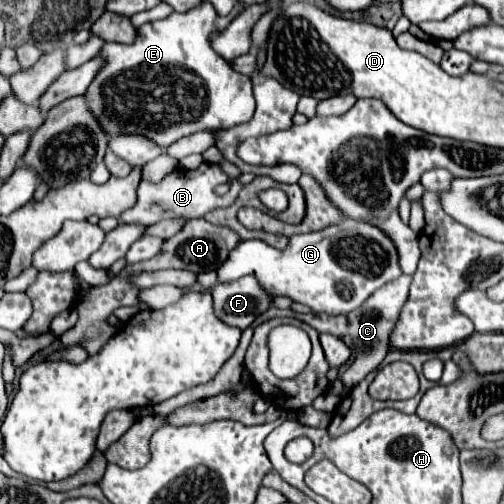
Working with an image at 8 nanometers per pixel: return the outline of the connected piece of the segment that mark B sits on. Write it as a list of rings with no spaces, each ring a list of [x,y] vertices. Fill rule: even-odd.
[[[202,162],[196,170],[174,170],[166,178],[162,178],[160,182],[142,180],[140,186],[138,186],[138,200],[136,200],[136,204],[132,208],[124,210],[120,220],[126,222],[126,224],[150,226],[150,224],[156,224],[162,218],[166,218],[166,220],[204,218],[204,214],[208,214],[208,212],[212,212],[216,208],[232,206],[232,202],[236,202],[236,198],[238,198],[242,188],[244,188],[244,184],[240,184],[238,178],[234,180],[228,174],[224,174],[220,164]],[[220,184],[228,184],[230,186],[230,190],[224,196],[218,196],[214,192],[214,188],[220,186]]]

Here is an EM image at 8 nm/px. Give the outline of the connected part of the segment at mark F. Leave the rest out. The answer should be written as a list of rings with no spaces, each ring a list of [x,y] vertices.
[[[244,276],[228,284],[218,284],[212,290],[212,298],[216,316],[240,330],[248,328],[256,316],[266,312],[274,302],[274,294],[264,290],[264,286],[260,286],[260,282],[256,282],[252,276]]]

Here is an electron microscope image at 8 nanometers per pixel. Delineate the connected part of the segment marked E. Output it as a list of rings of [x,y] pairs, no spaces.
[[[202,2],[200,6],[184,14],[172,12],[164,20],[140,26],[134,44],[104,44],[100,54],[106,58],[106,66],[90,84],[86,98],[92,114],[96,114],[108,136],[142,134],[162,148],[168,148],[178,138],[190,136],[206,128],[222,130],[248,122],[254,114],[252,82],[248,76],[234,72],[232,66],[224,58],[216,56],[210,46],[210,34],[218,28],[228,26],[228,22],[236,14],[238,10],[232,10],[230,16],[220,18],[210,2]]]

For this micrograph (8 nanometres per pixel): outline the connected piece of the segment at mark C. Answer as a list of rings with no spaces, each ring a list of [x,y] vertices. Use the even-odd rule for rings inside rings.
[[[400,276],[394,282],[388,282],[384,288],[376,290],[358,310],[352,310],[352,314],[340,314],[340,316],[330,316],[330,314],[296,314],[300,320],[308,322],[314,326],[318,332],[328,332],[346,342],[346,346],[354,352],[354,362],[348,366],[348,370],[342,374],[344,386],[356,386],[364,380],[366,374],[376,370],[384,356],[390,352],[390,336],[392,328],[398,322],[398,314],[404,308],[404,302],[408,300],[408,290],[412,284],[412,276]]]

